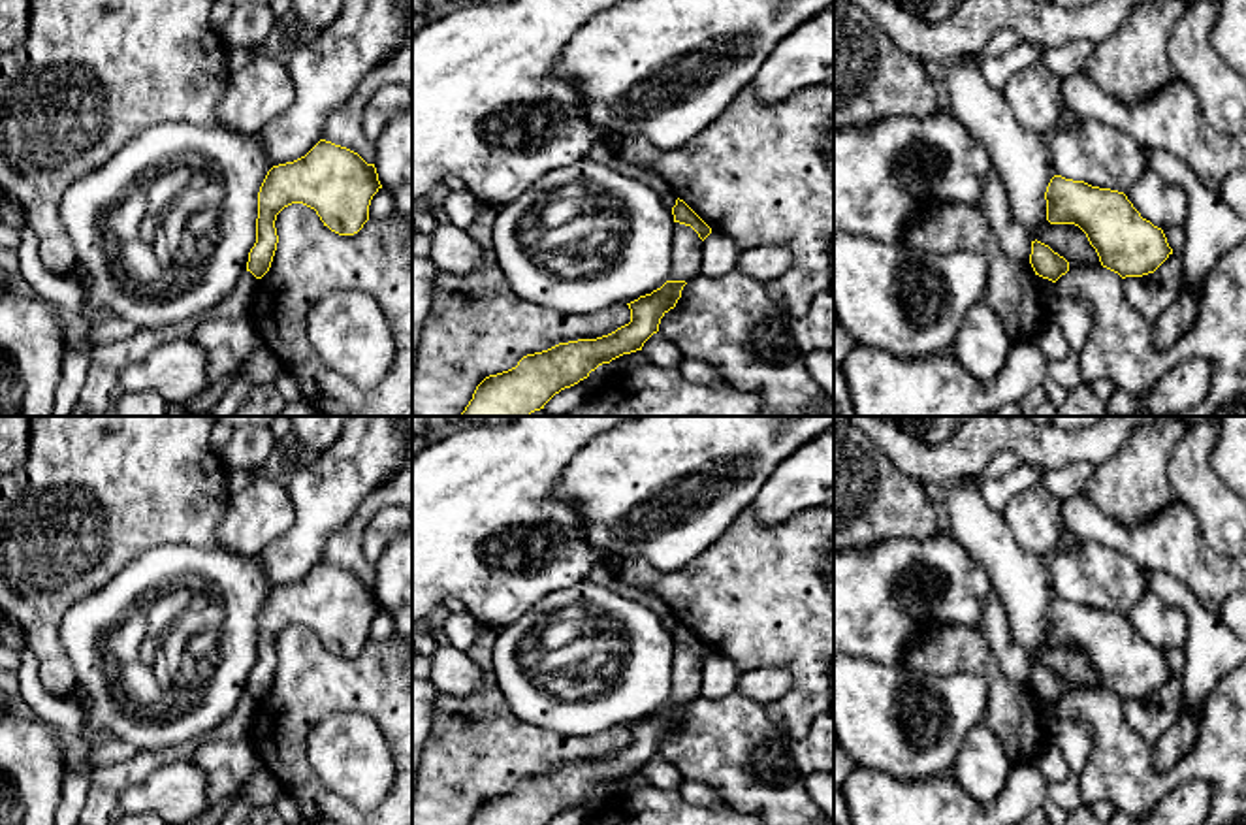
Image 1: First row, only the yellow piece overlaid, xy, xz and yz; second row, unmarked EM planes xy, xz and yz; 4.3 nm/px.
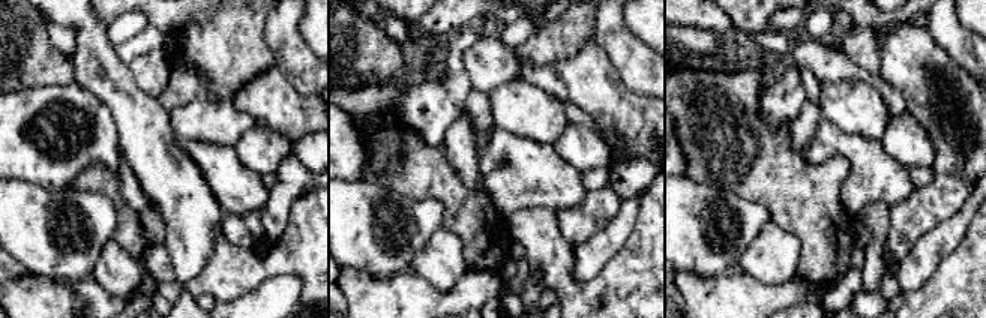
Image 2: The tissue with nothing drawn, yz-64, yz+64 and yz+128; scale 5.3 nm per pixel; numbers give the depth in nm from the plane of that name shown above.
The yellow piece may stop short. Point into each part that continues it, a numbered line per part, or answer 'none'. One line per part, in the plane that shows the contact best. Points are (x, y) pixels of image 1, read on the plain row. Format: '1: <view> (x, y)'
none

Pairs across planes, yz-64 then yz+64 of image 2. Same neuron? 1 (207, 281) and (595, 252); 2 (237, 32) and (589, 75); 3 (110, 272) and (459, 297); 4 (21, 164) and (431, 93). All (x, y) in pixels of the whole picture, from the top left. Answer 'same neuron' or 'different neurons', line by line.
1: different neurons
2: different neurons
3: different neurons
4: same neuron

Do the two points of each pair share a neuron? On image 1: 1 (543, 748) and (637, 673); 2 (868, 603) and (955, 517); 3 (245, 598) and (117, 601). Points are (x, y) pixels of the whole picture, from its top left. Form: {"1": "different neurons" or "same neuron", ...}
{"1": "different neurons", "2": "different neurons", "3": "same neuron"}

